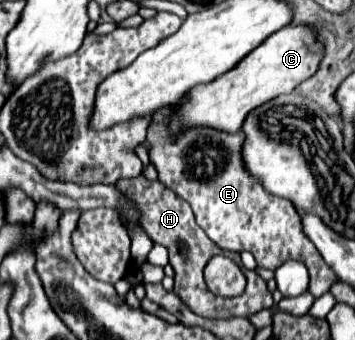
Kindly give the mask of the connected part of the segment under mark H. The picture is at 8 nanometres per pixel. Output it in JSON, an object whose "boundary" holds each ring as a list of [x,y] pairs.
{"boundary":[[[143,175],[133,177],[133,179],[121,179],[121,181],[117,181],[117,187],[125,195],[135,199],[137,207],[143,213],[141,225],[147,231],[147,235],[153,239],[153,243],[161,243],[167,247],[169,263],[175,269],[175,293],[189,305],[189,309],[193,313],[203,315],[203,317],[229,319],[229,317],[249,317],[249,315],[273,305],[273,299],[271,299],[271,293],[269,293],[265,281],[255,271],[249,271],[249,269],[245,269],[247,289],[239,297],[225,299],[225,297],[213,295],[207,289],[207,285],[203,281],[203,267],[213,255],[221,255],[225,251],[219,249],[213,241],[209,241],[209,237],[197,227],[193,211],[191,211],[189,203],[185,203],[185,199],[181,199],[179,195],[173,195],[173,191],[169,191],[161,181],[149,181]]]}

